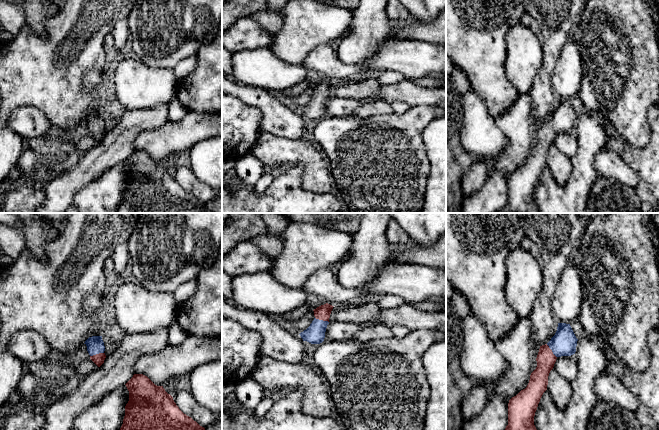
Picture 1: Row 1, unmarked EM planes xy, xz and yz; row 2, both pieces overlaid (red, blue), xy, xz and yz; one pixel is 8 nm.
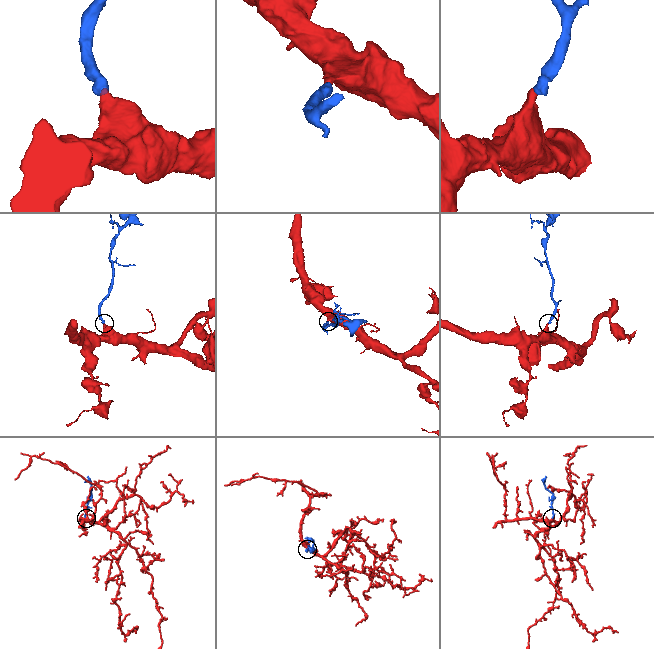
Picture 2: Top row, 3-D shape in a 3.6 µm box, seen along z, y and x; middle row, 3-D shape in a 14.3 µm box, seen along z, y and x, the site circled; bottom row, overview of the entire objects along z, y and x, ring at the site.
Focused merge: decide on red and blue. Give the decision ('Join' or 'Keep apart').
Join

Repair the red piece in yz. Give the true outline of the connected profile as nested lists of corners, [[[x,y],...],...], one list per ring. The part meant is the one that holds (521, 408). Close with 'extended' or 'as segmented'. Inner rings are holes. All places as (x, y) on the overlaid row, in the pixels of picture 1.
[[[558,323],[555,335],[547,344],[540,346],[537,367],[531,373],[527,387],[509,400],[508,425],[505,430],[537,430],[534,416],[547,390],[549,373],[558,357],[575,354],[577,341],[570,324]]]; extended

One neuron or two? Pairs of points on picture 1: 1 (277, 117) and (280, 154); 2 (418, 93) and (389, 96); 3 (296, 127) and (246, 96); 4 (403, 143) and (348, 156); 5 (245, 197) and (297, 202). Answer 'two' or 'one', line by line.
1: two
2: one
3: one
4: one
5: one

